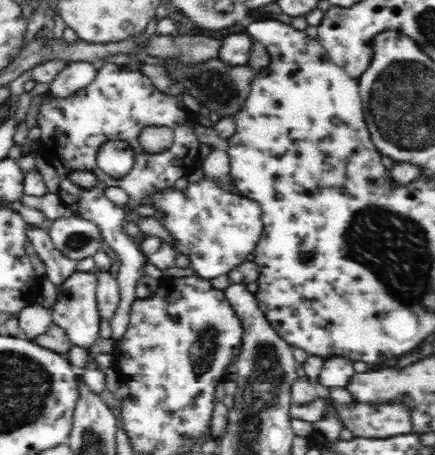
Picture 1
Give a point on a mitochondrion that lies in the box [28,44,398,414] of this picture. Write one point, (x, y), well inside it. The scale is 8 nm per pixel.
(217, 87)

